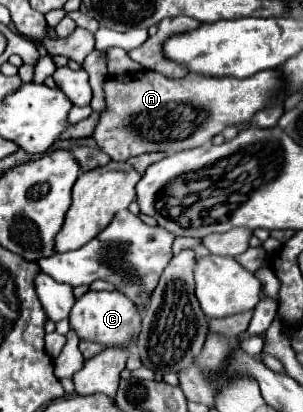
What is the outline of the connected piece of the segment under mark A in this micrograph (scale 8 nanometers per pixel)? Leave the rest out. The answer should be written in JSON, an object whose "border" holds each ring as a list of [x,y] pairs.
{"border":[[[143,70],[141,78],[137,74],[107,78],[103,82],[105,110],[93,138],[111,160],[127,160],[147,152],[175,154],[207,144],[227,126],[249,122],[257,110],[279,98],[281,88],[283,80],[275,70],[257,72],[247,80],[207,80],[207,76],[191,74],[167,78],[153,70]]]}

